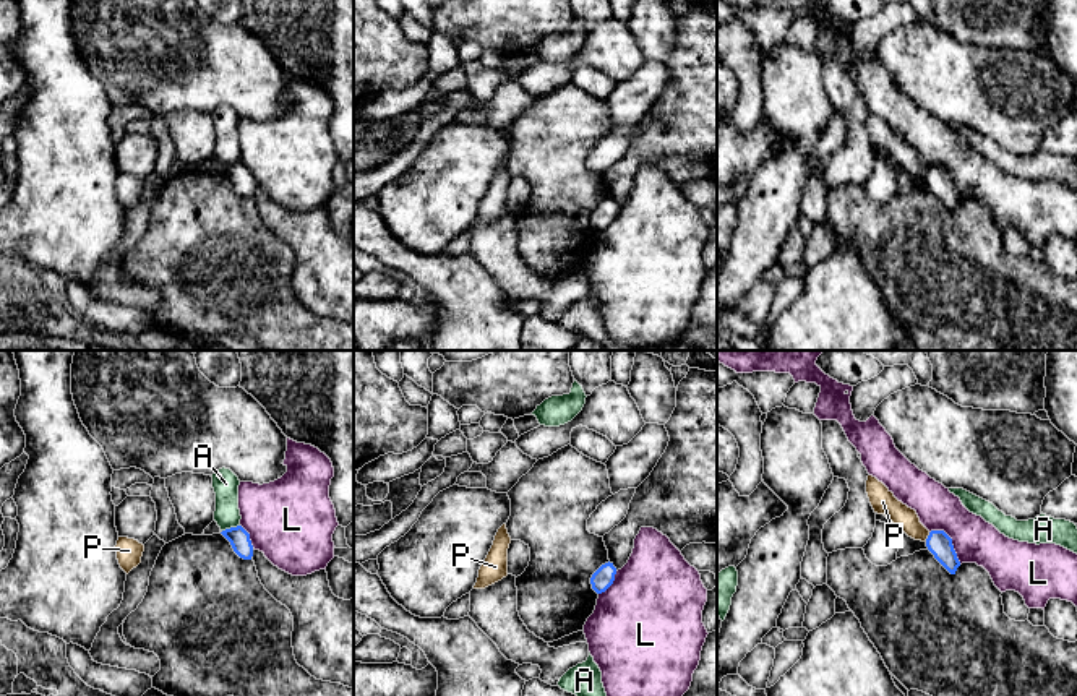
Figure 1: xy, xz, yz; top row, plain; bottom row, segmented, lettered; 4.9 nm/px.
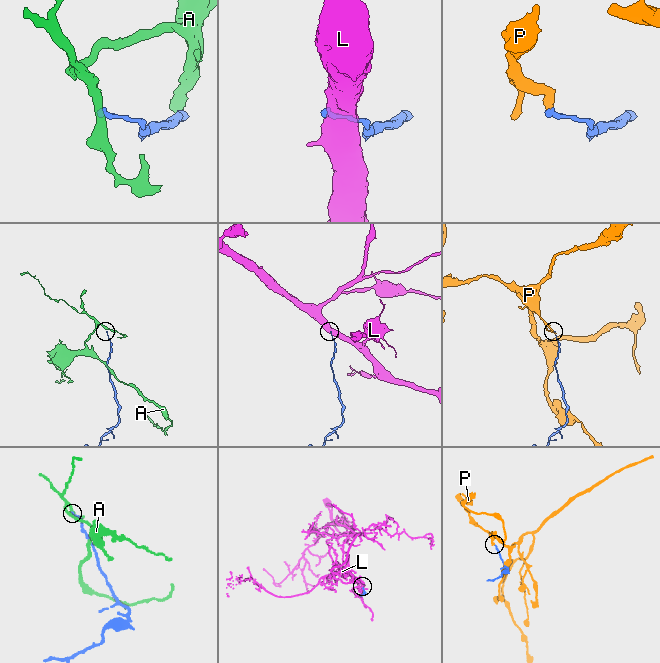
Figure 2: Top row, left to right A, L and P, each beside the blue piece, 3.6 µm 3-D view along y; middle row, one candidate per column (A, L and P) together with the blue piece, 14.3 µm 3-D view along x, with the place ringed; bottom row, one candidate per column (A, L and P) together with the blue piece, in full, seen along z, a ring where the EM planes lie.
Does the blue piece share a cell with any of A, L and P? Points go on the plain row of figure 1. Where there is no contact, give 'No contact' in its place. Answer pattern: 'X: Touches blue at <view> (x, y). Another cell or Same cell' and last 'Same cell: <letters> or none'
A: Touches blue at xy (231, 164). Another cell
L: Touches blue at yz (951, 179). Another cell
P: Touches blue at yz (928, 174). Another cell
Same cell: none

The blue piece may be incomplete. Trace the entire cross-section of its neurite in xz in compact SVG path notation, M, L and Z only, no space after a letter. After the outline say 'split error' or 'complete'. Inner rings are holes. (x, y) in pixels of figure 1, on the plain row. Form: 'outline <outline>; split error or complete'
outline M613 200L602 201L590 214L592 226L597 230L605 229L615 217L616 204Z; complete

